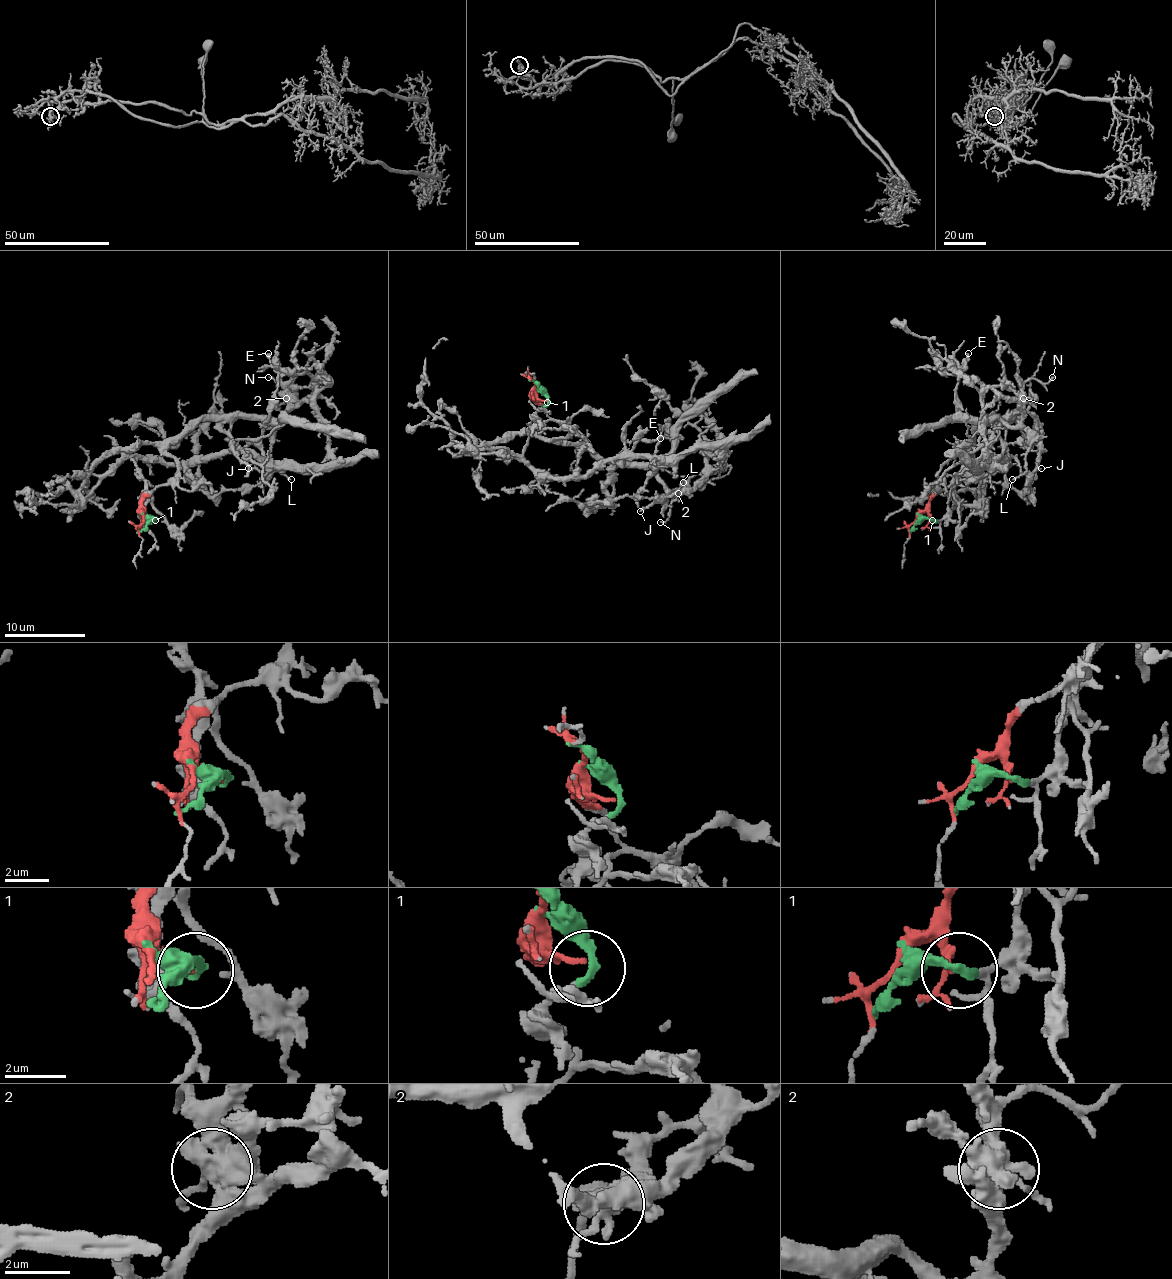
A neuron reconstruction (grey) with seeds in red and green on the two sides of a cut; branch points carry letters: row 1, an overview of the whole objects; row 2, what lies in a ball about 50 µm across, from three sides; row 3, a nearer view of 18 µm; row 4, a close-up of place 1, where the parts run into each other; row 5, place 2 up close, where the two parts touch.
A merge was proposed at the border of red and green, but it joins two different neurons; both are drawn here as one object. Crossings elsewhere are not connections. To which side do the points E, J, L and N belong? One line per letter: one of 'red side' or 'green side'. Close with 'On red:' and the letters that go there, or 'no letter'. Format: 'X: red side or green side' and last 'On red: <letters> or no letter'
E: green side
J: red side
L: red side
N: red side
On red: J, L, N

